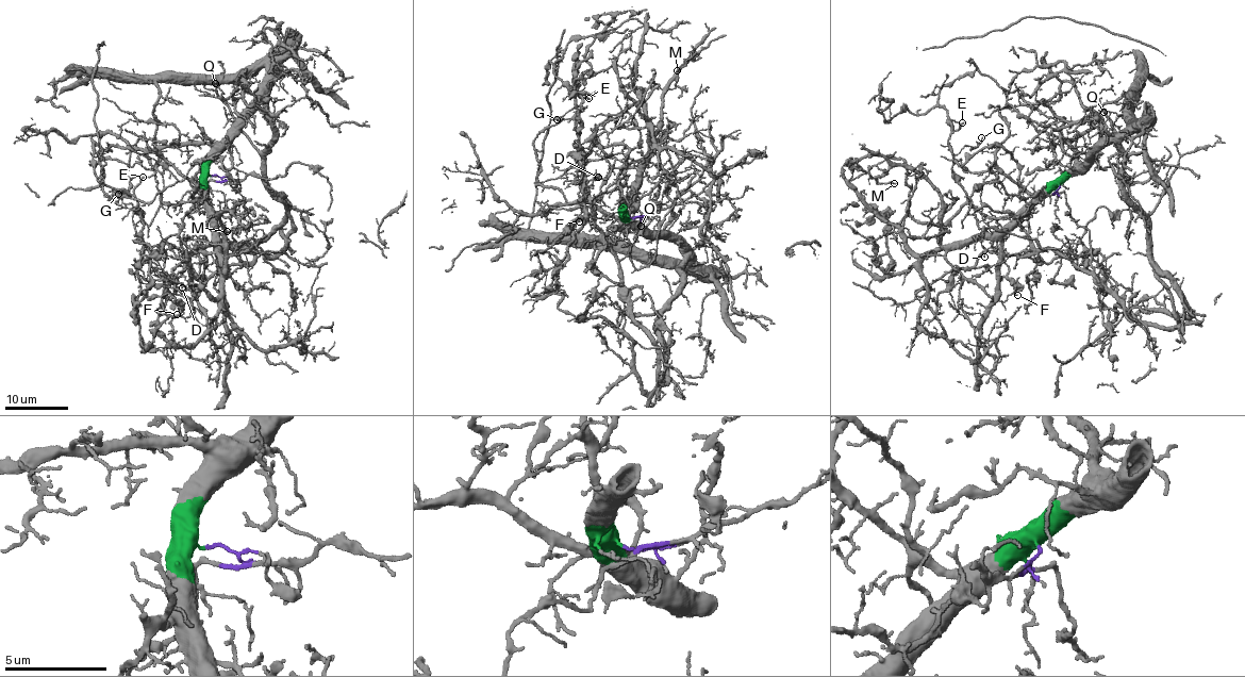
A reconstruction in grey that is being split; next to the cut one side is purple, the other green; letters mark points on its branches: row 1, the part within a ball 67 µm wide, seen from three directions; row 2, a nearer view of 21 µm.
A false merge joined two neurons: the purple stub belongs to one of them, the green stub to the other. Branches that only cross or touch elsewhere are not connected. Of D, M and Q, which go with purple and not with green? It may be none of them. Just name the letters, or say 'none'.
none

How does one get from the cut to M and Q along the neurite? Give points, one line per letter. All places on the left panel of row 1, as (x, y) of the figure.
M: (212, 175), (204, 193), (226, 275), (218, 216), (228, 211), (243, 227), (236, 233), (227, 232)
Q: (212, 175), (210, 162), (261, 98), (267, 70), (245, 67), (233, 76), (212, 79), (215, 83)

